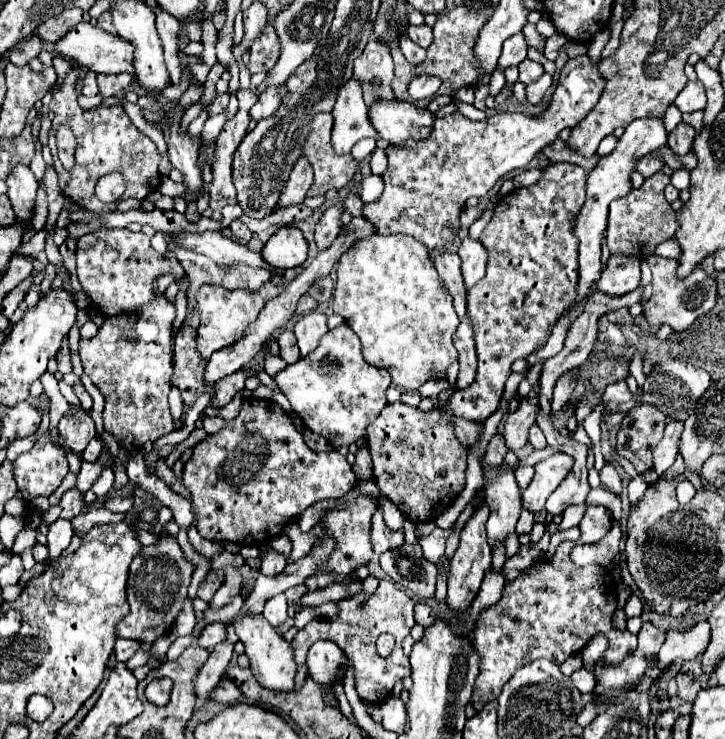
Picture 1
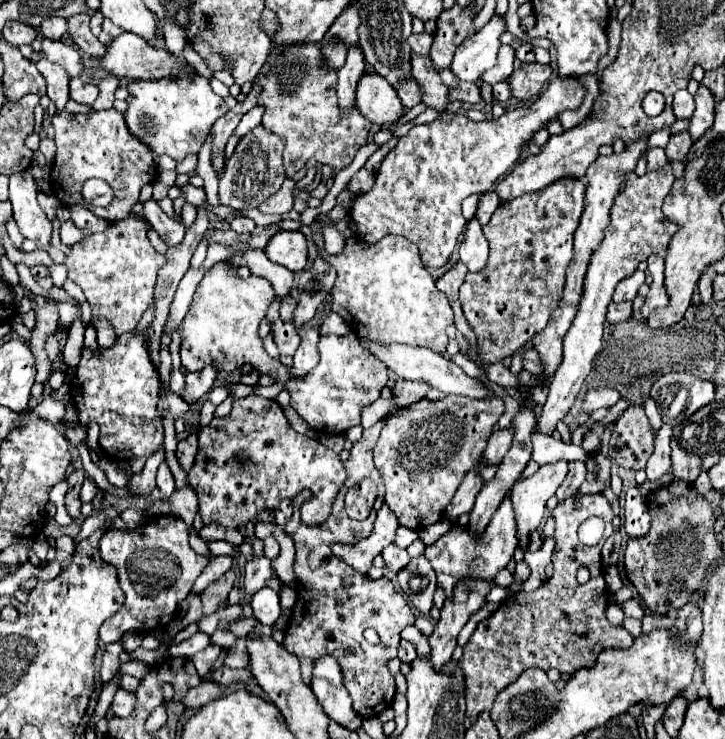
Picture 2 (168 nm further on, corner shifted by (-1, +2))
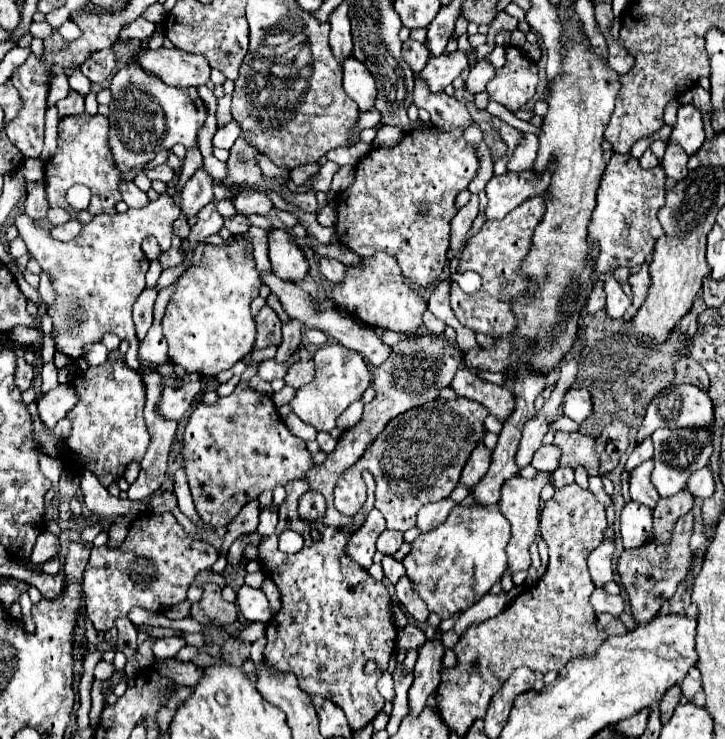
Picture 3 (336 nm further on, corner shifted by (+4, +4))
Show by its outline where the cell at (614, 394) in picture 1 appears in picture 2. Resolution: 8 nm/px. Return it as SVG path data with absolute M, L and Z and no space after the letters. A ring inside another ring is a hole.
M592 389L584 395L580 409L582 409L582 413L590 415L596 409L608 409L608 407L616 405L618 399L620 399L620 395L616 389Z

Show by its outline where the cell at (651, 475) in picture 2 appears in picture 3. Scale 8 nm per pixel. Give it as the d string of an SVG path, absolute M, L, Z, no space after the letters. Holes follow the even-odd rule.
M647 459L639 467L635 467L631 471L629 489L631 489L633 501L643 503L643 505L653 509L659 501L659 493L655 493L655 487L651 485L651 469L653 469L653 459Z

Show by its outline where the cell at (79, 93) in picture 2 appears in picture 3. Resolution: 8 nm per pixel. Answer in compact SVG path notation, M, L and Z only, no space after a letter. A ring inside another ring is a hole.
M69 91L67 99L63 99L63 101L57 103L57 109L59 109L61 117L85 113L85 97L81 93L77 93L77 91Z

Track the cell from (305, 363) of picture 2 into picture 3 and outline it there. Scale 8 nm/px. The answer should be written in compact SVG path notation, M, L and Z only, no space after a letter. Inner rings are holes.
M313 359L309 361L297 361L293 363L289 369L287 369L287 375L285 375L285 383L293 389L299 389L303 387L307 381L313 379L313 373L315 373L315 363Z

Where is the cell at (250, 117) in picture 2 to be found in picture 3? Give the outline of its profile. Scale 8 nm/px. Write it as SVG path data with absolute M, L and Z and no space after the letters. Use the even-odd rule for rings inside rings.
M233 119L231 123L227 123L225 127L221 127L215 137L213 137L213 147L219 147L219 149L231 149L231 145L237 141L237 137L241 135L241 129L239 129L239 123Z

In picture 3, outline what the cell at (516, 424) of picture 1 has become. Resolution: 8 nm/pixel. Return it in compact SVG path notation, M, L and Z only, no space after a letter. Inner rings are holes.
M479 443L475 453L471 453L471 457L461 473L461 483L473 487L487 473L489 463L491 463L491 451L485 447L485 443Z

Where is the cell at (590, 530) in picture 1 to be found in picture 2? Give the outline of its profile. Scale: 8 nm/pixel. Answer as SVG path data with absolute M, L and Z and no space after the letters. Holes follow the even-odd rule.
M574 495L564 499L552 511L556 521L554 531L554 577L532 593L516 593L516 605L500 603L500 607L482 623L478 623L474 635L464 647L460 669L466 683L466 717L476 719L482 711L490 711L496 695L514 683L522 671L538 667L542 671L558 669L560 673L574 673L594 663L598 653L608 647L630 647L634 637L624 627L614 627L606 619L608 589L602 573L600 549L606 537L612 535L612 509L604 495ZM588 517L600 517L606 523L604 537L598 545L586 547L580 543L576 531ZM580 567L590 569L590 581L580 585L576 571Z

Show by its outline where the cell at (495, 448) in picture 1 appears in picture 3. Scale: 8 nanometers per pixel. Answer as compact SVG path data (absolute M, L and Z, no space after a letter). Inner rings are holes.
M451 497L443 499L443 501L435 501L435 503L431 503L431 505L423 505L423 509L421 509L419 515L417 515L417 527L419 527L421 531L431 531L431 529L435 529L437 525L441 525L441 523L445 521L445 517L451 513L451 509L453 509L455 505L457 505L457 503L455 503Z

